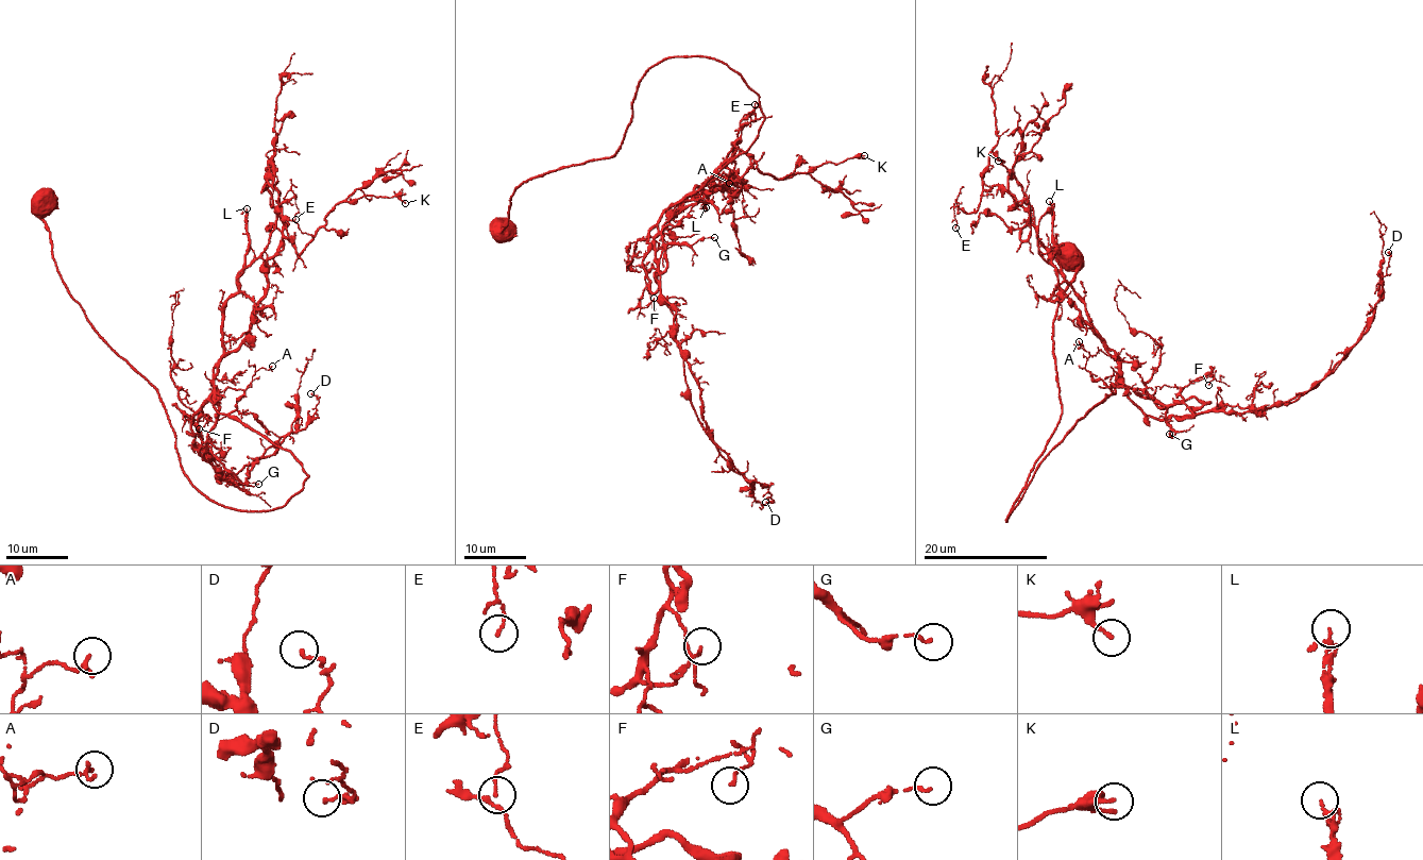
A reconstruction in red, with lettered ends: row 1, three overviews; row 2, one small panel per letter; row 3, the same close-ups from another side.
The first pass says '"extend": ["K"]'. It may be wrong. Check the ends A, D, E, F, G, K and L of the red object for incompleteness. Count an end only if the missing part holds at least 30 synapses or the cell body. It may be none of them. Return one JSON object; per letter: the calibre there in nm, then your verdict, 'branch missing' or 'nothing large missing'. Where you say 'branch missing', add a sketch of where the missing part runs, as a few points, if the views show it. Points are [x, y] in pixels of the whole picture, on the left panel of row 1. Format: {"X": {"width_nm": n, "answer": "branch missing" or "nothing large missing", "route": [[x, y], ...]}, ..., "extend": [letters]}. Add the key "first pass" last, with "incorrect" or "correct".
{"A": {"width_nm": 130, "answer": "nothing large missing"}, "D": {"width_nm": 110, "answer": "nothing large missing"}, "E": {"width_nm": 120, "answer": "nothing large missing"}, "F": {"width_nm": 110, "answer": "nothing large missing"}, "G": {"width_nm": 120, "answer": "nothing large missing"}, "K": {"width_nm": 150, "answer": "nothing large missing"}, "L": {"width_nm": 90, "answer": "branch missing", "route": [[247, 208], [253, 180], [273, 154], [272, 134], [281, 108], [309, 61], [335, 27], [375, 7]]}, "extend": ["L"], "first pass": "incorrect"}

